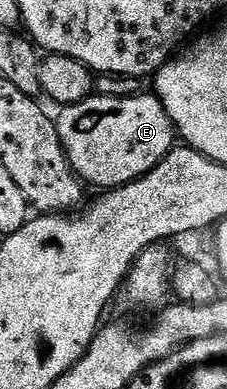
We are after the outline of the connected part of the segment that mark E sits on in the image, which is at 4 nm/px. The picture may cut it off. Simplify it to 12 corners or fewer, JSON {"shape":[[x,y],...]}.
{"shape":[[154,93],[57,115],[84,184],[124,187],[177,143]]}

